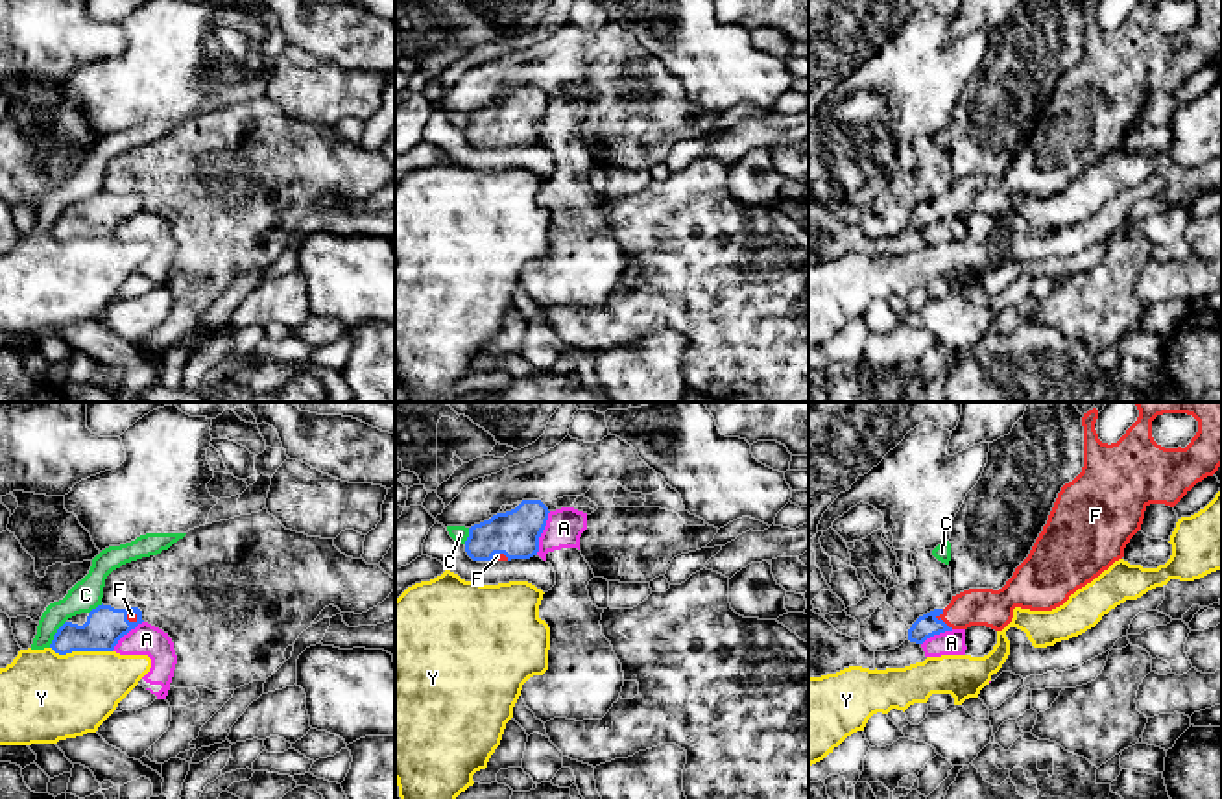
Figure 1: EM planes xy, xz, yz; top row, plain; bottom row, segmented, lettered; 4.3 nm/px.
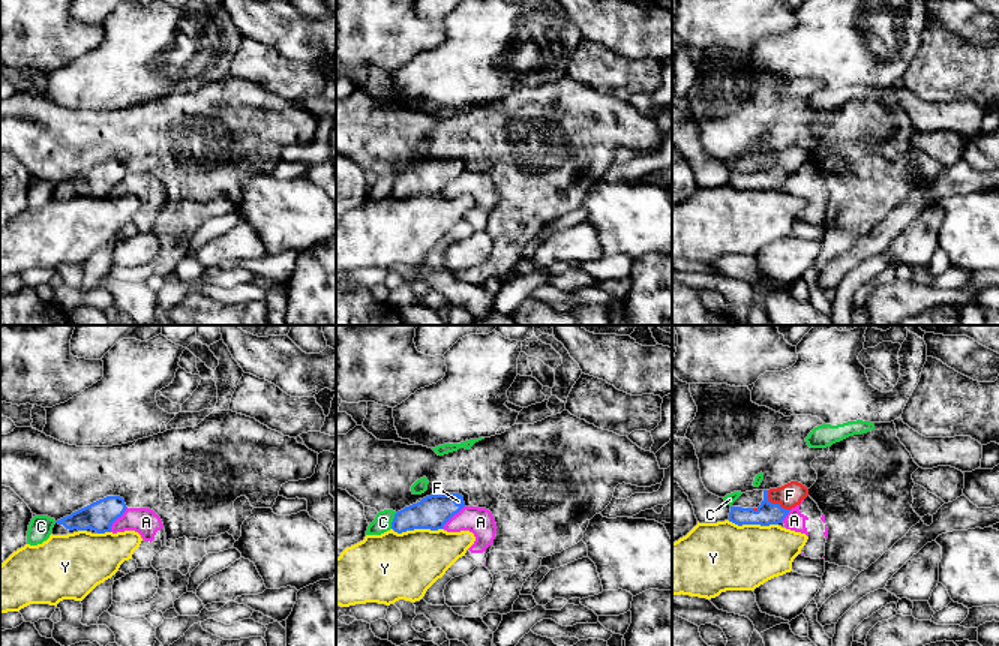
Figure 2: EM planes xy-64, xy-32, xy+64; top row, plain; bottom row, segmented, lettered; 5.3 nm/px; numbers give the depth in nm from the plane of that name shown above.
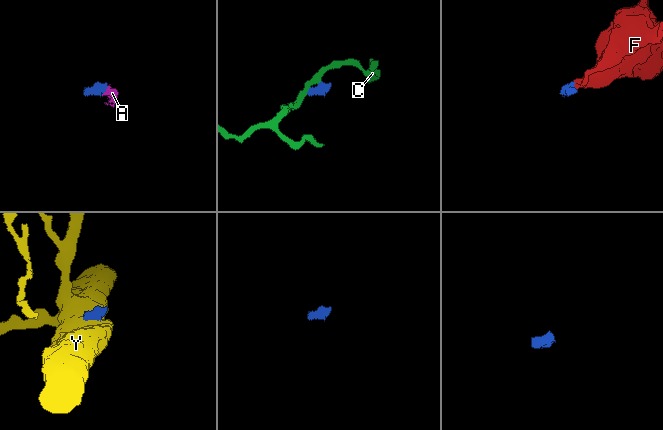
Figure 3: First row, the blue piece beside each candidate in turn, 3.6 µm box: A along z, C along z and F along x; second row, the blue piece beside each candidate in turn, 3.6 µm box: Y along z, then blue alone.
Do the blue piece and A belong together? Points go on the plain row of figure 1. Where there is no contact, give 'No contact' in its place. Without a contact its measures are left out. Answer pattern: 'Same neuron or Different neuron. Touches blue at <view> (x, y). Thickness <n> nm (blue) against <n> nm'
Different neuron. Touches blue at xz (541, 119). Thickness 200 nm (blue) against 160 nm

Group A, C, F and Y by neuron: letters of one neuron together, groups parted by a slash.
A / C / F / Y

